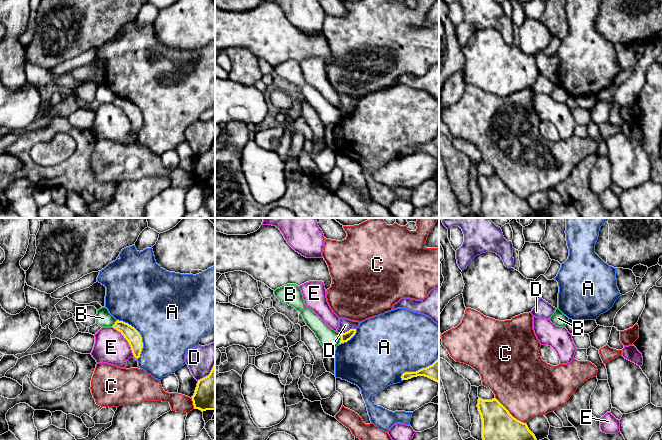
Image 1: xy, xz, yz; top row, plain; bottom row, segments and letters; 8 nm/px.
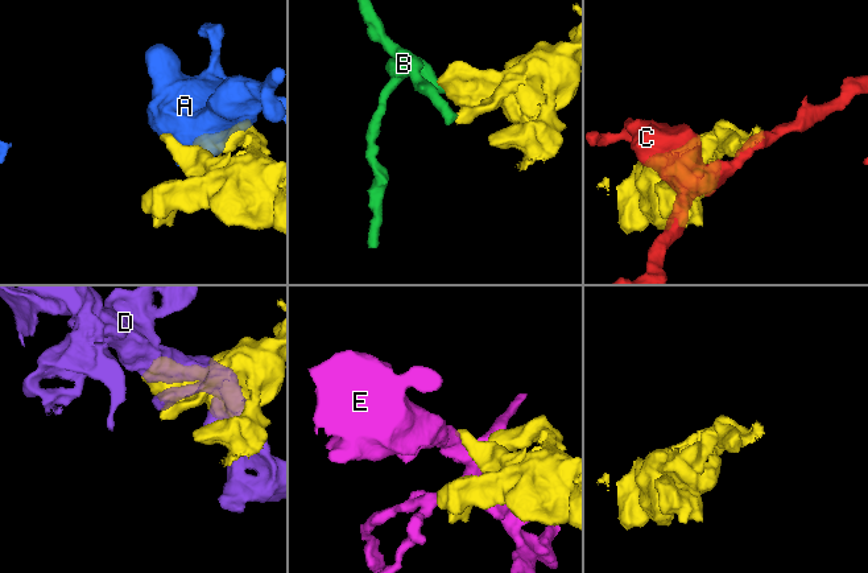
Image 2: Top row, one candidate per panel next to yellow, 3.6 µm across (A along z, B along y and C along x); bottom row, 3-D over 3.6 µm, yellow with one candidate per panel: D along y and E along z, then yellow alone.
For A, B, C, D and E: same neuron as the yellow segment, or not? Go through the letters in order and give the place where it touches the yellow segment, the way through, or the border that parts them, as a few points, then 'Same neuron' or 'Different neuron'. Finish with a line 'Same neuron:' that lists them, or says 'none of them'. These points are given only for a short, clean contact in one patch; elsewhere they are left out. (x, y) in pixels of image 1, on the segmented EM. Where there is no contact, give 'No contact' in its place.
A: Touches yellow at xy (140, 335). Different neuron
B: Touches yellow at xz (341, 339). Boundary: xz (340, 334), (340, 341), (338, 343). Different neuron
C: Touches yellow at yz (509, 413). Different neuron
D: Touches yellow at xz (347, 331). Different neuron
E: Touches yellow at xy (128, 342). Different neuron
Same neuron: none of them

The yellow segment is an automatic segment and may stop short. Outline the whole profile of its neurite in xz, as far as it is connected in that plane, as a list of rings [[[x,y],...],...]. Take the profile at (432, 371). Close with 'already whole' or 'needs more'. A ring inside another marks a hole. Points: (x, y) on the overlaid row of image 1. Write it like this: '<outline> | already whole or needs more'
[[[439,356],[430,366],[422,368],[416,372],[405,372],[402,374],[402,380],[408,380],[417,376],[425,376],[439,383]]] | already whole

